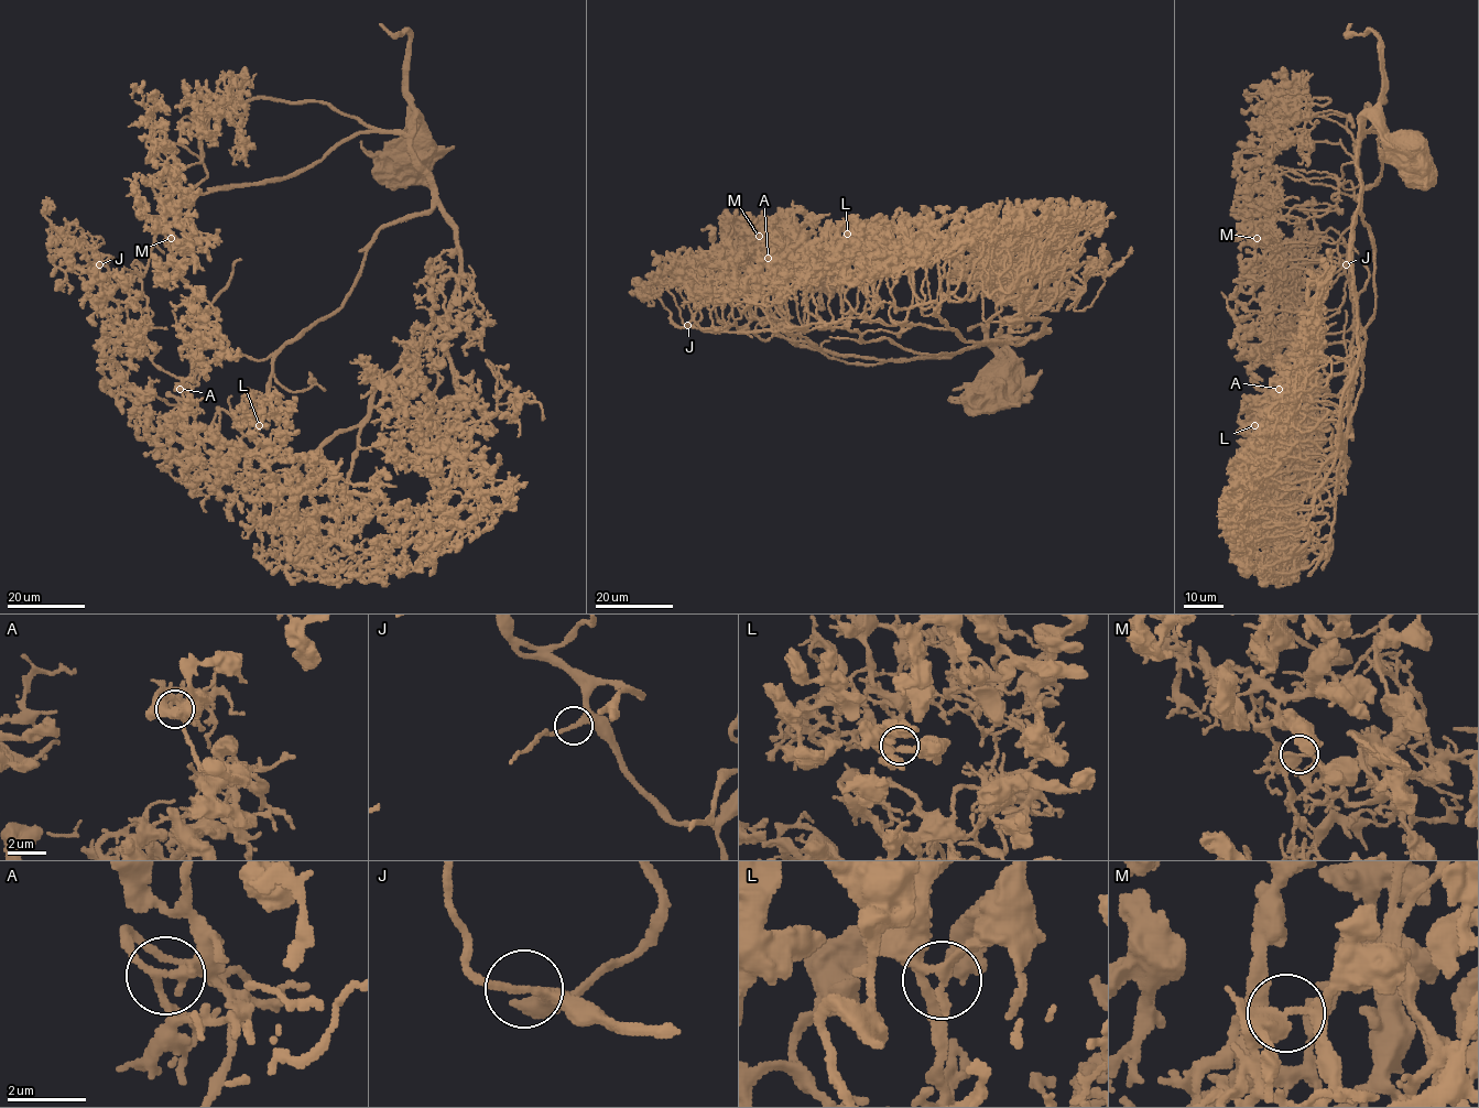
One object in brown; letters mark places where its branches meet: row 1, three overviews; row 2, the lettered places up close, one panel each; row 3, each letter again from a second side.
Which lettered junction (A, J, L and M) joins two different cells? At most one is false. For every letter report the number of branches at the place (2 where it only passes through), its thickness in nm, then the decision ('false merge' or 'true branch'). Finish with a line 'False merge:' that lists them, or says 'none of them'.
A: 3 | 280 nm | true branch
J: 3 | 190 nm | true branch
L: 3 | 240 nm | true branch
M: 3 | 320 nm | true branch
False merge: none of them

